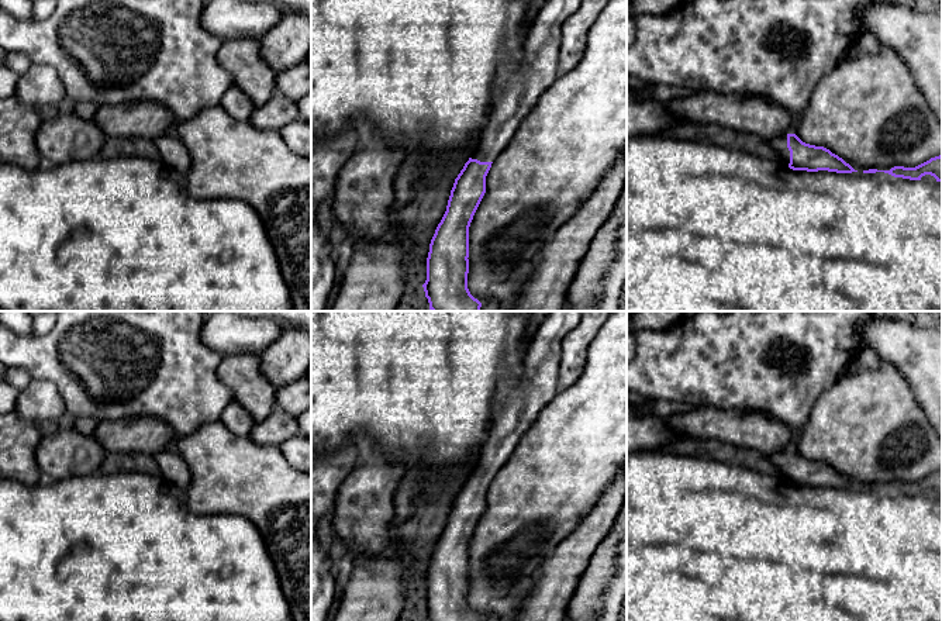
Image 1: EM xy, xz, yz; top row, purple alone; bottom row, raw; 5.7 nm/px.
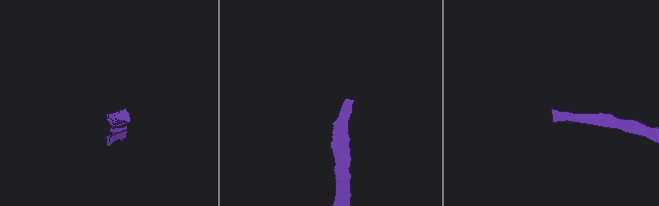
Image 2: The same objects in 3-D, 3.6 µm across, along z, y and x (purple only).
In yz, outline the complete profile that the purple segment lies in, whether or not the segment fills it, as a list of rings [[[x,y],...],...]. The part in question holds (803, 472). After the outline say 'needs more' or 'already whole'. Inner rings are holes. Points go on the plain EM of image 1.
[[[784,449],[767,458],[776,475],[793,486],[858,487],[829,465],[805,459],[796,449]]]; needs more

